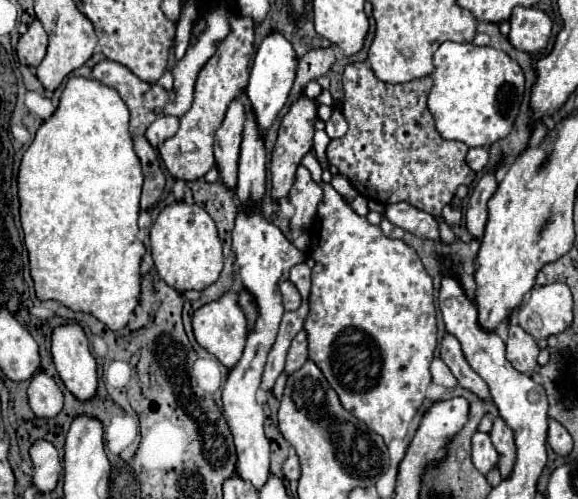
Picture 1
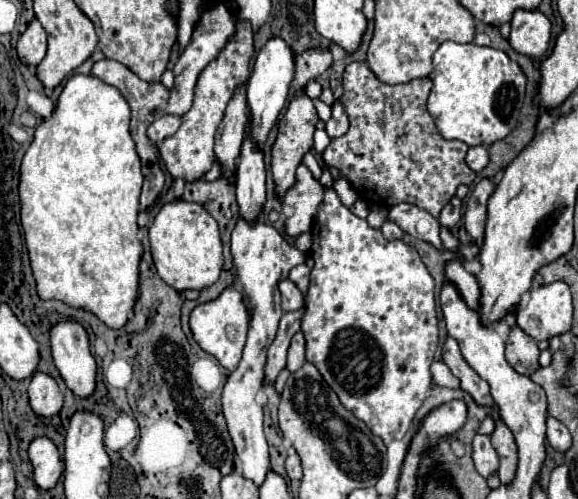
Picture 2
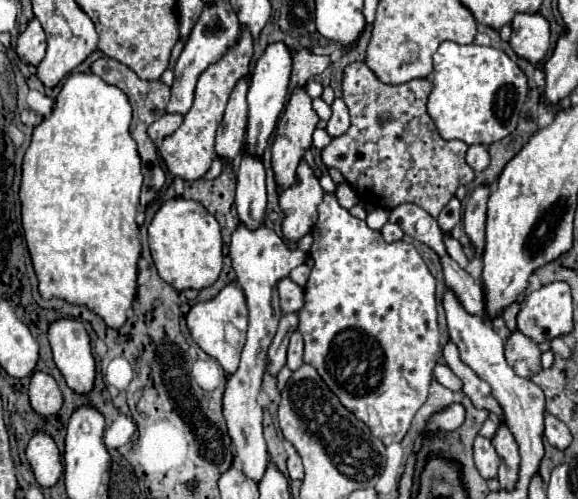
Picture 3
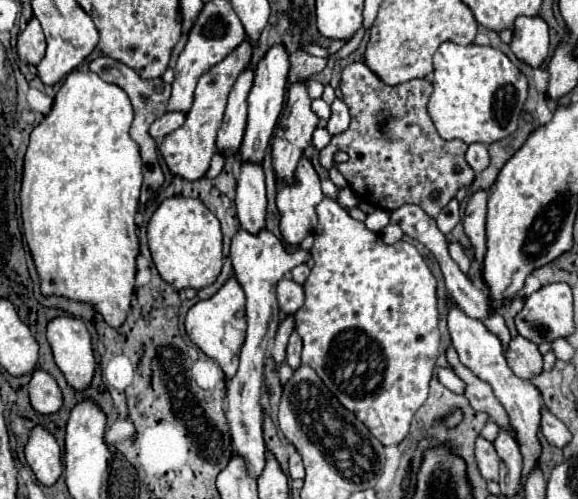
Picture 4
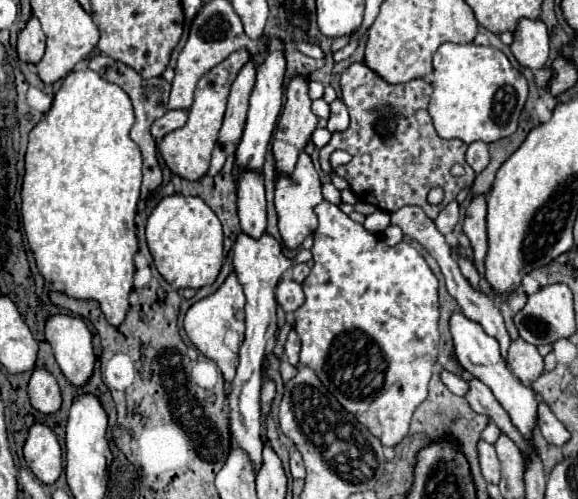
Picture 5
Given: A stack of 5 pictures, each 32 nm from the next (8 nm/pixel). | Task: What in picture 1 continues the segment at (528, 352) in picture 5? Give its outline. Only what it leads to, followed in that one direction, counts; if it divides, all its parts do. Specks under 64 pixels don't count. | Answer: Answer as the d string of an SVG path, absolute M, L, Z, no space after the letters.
M516 322L510 324L506 340L506 358L522 374L532 374L538 368L538 344Z

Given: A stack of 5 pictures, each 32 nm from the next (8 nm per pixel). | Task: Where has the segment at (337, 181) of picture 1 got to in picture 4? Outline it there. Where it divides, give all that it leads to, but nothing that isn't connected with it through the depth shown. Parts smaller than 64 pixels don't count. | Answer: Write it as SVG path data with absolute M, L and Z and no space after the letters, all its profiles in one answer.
M346 186L346 188L340 190L340 194L338 194L338 204L340 204L340 206L348 206L348 208L354 208L354 206L358 204L358 198L356 198L356 194L352 192L350 186Z

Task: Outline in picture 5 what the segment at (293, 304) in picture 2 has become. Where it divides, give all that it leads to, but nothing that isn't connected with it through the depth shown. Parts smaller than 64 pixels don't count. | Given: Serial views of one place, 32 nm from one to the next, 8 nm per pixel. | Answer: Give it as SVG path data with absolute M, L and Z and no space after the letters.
M282 278L276 288L276 300L284 308L284 312L294 312L304 304L302 286L292 278Z

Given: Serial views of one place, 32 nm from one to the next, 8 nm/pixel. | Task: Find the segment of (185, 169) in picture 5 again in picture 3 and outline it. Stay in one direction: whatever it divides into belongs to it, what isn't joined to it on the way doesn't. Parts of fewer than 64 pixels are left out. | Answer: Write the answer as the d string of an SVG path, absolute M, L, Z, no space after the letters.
M242 26L242 36L240 36L238 44L232 46L218 64L212 64L198 78L194 104L192 104L190 112L184 116L184 124L174 134L164 138L164 142L158 148L170 174L180 176L184 180L198 180L208 172L208 168L216 156L216 150L214 150L216 128L222 122L224 108L226 108L232 88L236 86L236 80L240 80L240 76L246 76L250 72L250 58L252 58L252 36Z

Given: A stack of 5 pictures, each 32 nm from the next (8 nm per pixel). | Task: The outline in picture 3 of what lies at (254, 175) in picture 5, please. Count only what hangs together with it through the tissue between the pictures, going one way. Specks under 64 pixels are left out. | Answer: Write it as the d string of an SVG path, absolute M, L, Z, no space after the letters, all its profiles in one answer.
M242 154L242 162L236 178L236 208L240 222L248 230L262 226L266 212L266 186L264 186L264 166L260 158Z

